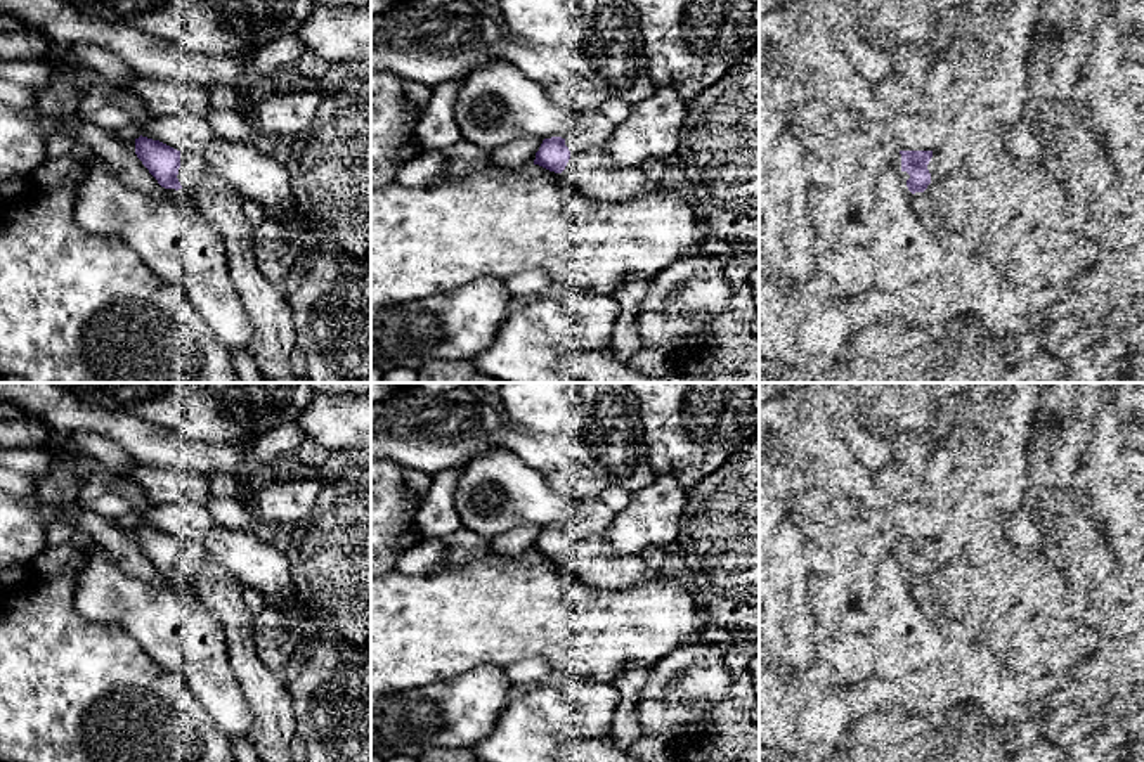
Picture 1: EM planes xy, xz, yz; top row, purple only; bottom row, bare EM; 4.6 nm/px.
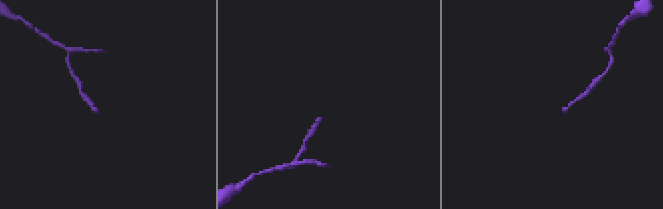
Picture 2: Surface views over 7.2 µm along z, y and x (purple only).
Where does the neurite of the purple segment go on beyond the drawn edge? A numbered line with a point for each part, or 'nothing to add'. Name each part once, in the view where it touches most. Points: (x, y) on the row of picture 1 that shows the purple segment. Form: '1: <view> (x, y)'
1: xy (193, 168)

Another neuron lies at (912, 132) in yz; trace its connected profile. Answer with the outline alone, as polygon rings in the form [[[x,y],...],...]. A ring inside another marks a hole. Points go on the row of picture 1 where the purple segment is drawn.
[[[889,114],[886,121],[900,151],[934,151],[945,132],[945,119],[936,114]]]

